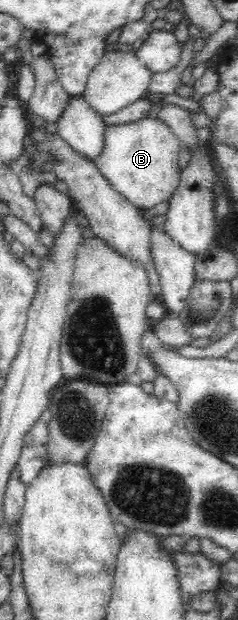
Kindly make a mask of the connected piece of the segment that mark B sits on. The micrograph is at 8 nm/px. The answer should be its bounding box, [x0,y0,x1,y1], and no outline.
[91,115,182,210]

